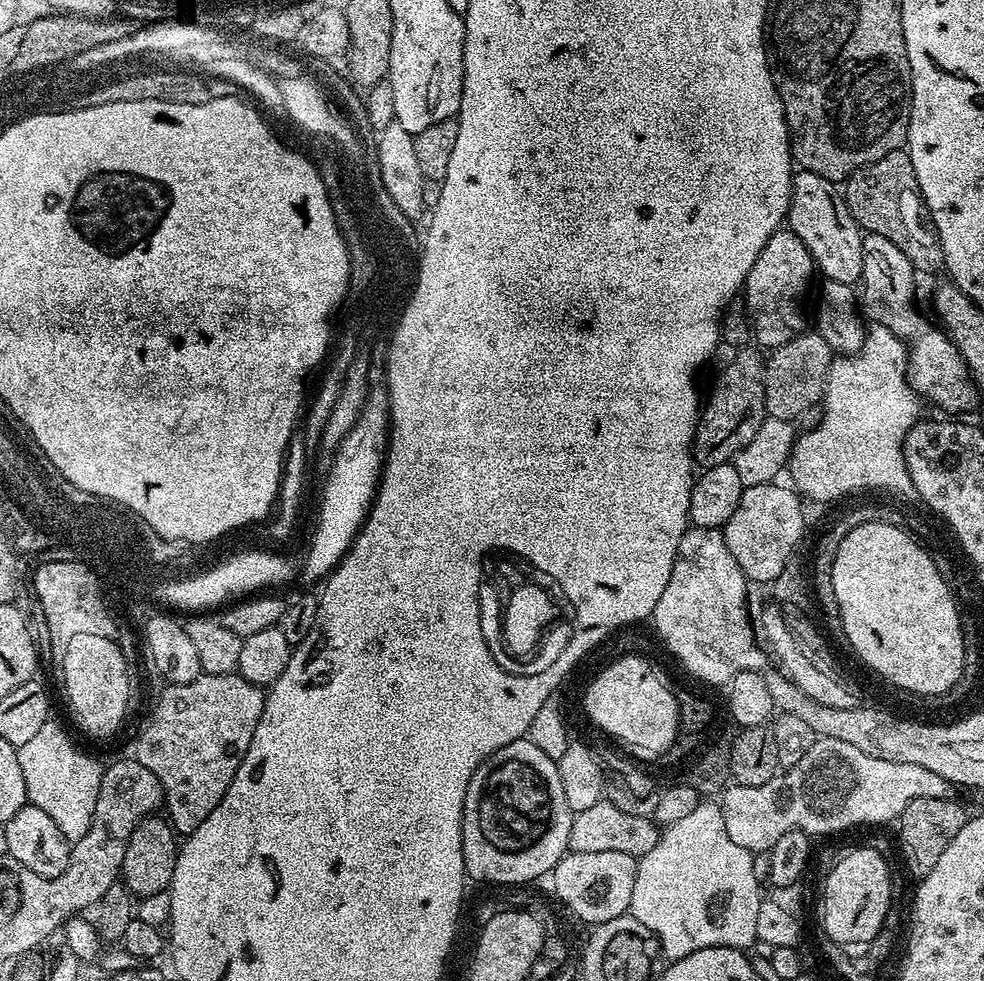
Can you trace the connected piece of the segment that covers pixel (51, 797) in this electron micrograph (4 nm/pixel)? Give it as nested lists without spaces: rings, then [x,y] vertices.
[[[50,718],[18,749],[18,762],[22,766],[22,776],[26,778],[28,803],[38,806],[38,810],[46,810],[58,830],[70,842],[78,841],[86,830],[90,830],[90,822],[94,818],[94,802],[98,802],[100,789],[100,774],[102,764],[99,764],[88,752],[83,752],[74,741],[68,737],[68,732],[55,719]]]

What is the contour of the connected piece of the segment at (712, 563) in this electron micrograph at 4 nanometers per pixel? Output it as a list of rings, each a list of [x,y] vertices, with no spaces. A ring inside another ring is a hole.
[[[695,526],[689,527],[688,531],[685,532],[684,537],[682,538],[682,542],[678,546],[678,554],[674,558],[674,570],[670,570],[670,582],[666,582],[666,590],[662,590],[662,598],[658,598],[658,606],[654,606],[654,610],[652,611],[651,617],[650,617],[650,624],[653,624],[654,627],[656,627],[656,632],[658,635],[660,635],[660,640],[662,643],[665,644],[666,647],[669,648],[670,651],[672,651],[672,654],[670,654],[671,659],[673,661],[676,661],[678,663],[681,663],[683,665],[687,665],[687,669],[689,671],[689,677],[697,678],[700,680],[705,680],[708,684],[721,684],[721,686],[727,685],[739,672],[764,672],[765,669],[767,669],[768,664],[768,658],[770,662],[770,656],[767,651],[762,647],[760,649],[760,644],[758,641],[756,641],[756,636],[754,633],[752,633],[752,624],[750,621],[748,621],[748,588],[750,588],[749,581],[745,579],[745,576],[743,574],[742,569],[739,568],[738,562],[734,560],[733,554],[730,554],[730,550],[727,549],[726,542],[724,541],[724,533],[719,528],[697,528]]]

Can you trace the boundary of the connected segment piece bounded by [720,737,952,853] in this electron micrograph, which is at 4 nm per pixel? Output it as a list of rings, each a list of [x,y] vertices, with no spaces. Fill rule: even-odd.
[[[817,737],[814,746],[798,765],[777,773],[770,782],[758,787],[746,787],[735,782],[727,785],[721,793],[720,805],[730,840],[755,853],[771,850],[781,837],[792,831],[822,836],[854,826],[895,821],[914,798],[950,798],[951,791],[950,783],[922,766],[879,760],[862,752],[853,743],[838,738]]]

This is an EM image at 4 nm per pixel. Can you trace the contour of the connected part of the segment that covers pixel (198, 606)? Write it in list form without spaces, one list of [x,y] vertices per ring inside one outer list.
[[[232,554],[222,564],[196,576],[180,580],[164,580],[161,583],[159,581],[153,587],[152,594],[160,601],[166,602],[174,608],[186,610],[185,612],[204,612],[210,610],[208,608],[212,606],[221,607],[232,599],[271,589],[268,588],[270,586],[291,583],[294,580],[292,577],[294,568],[296,566],[292,560],[284,562],[284,559],[278,560],[274,556],[262,556],[262,554],[248,554],[248,556],[238,558]]]

